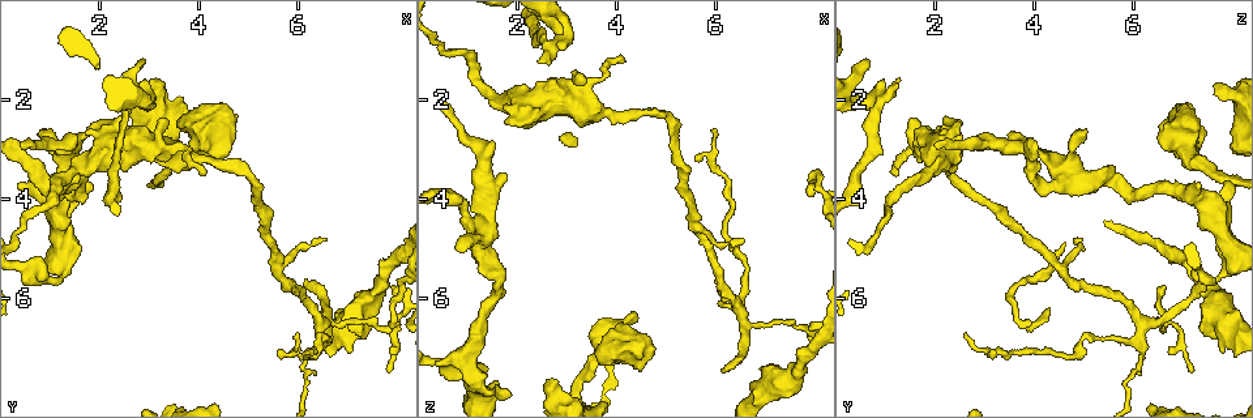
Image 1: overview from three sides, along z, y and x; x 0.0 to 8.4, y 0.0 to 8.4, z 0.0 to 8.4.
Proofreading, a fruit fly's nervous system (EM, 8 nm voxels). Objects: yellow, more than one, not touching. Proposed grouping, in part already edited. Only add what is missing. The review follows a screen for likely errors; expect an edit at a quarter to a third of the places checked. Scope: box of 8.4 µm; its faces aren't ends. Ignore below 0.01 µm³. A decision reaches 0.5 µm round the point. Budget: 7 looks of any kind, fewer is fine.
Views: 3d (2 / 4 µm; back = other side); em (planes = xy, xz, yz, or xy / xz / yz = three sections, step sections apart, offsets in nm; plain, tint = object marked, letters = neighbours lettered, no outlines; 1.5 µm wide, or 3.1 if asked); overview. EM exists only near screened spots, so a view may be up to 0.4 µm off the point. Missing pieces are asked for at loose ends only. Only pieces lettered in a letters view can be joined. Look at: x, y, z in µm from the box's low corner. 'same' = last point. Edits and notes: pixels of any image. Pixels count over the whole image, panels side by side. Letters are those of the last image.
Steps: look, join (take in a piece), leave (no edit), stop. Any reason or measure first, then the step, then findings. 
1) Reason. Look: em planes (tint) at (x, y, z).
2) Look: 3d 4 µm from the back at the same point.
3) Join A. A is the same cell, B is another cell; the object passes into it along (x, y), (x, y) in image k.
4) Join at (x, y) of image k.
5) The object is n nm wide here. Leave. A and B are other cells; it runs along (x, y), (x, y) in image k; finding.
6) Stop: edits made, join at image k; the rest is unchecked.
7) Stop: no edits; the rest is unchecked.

Free end. Look: 3d 4 µm at (0.80, 2.60, 5.10).

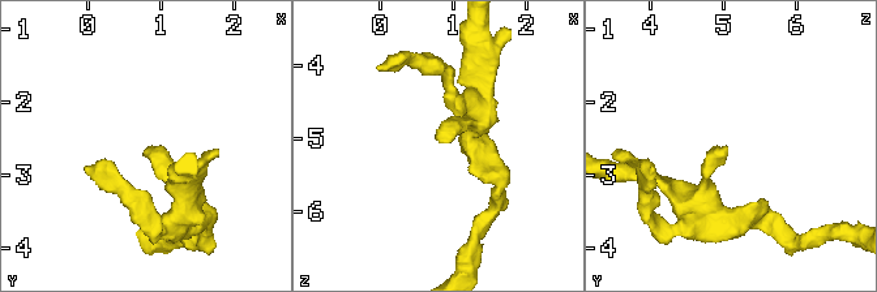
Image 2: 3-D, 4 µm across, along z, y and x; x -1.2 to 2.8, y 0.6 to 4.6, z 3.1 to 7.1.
Look: em planes (letters) at (0.80, 2.70, 5.05).

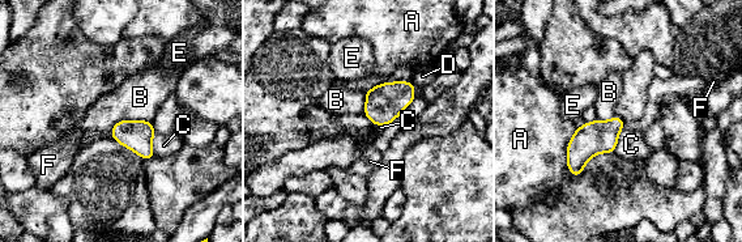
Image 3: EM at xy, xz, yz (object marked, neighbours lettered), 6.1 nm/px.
Leave. A, B, C, D, E and F are other cells; a border runs along (363, 113), (372, 123) in image 3; none of them fits.

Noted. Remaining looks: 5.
Look: 3d 4 µm at (2.70, 1.80, 7.60).

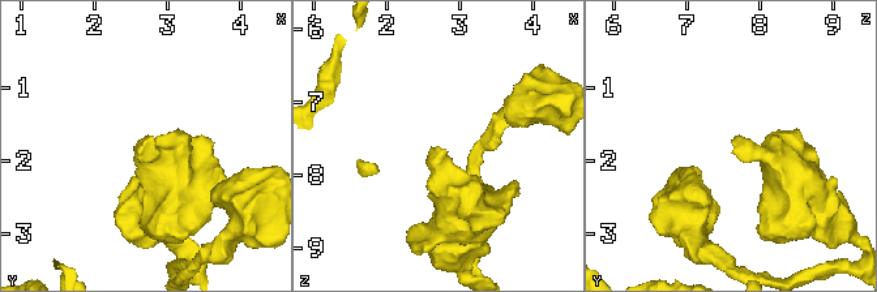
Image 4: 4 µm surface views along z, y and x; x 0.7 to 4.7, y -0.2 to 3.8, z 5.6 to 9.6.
Now the EM. Look: em xz step 4 (letters) at (2.65, 1.75, 7.65).

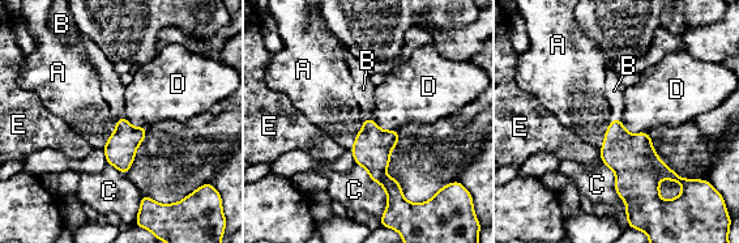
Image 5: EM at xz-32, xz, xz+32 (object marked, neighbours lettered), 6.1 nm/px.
Look: em planes (letters) at the same point.

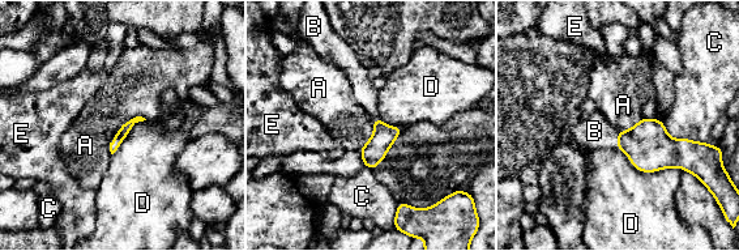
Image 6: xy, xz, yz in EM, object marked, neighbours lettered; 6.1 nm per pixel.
The longest contact is with D, 440 nm. Join B. B is the same cell, A, C, D and E are other cells; the object passes into it along (648, 145), (618, 137), (594, 131) in image 6; the cell continues.

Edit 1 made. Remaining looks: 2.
Stop: edits made, join at image 6; the rest is unchecked.

